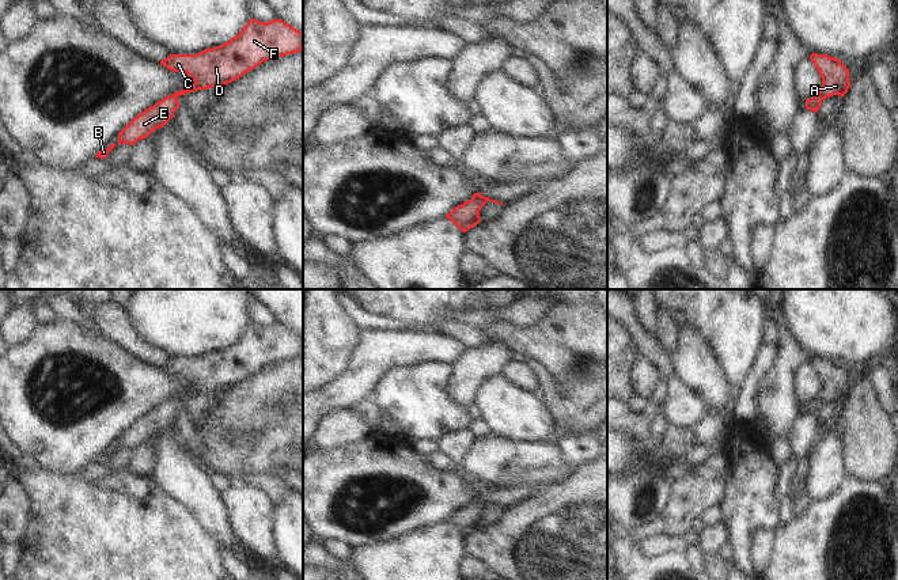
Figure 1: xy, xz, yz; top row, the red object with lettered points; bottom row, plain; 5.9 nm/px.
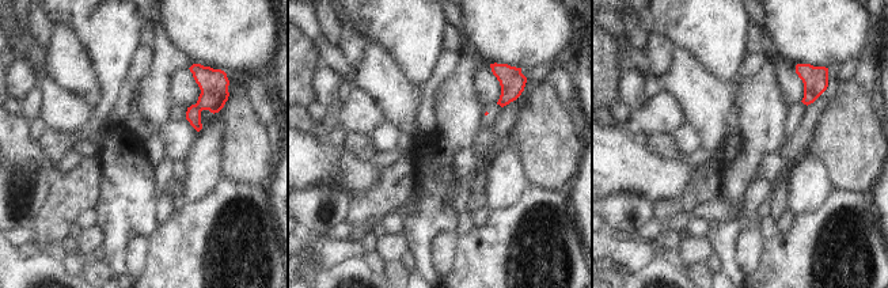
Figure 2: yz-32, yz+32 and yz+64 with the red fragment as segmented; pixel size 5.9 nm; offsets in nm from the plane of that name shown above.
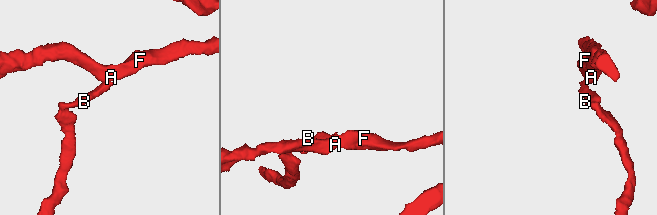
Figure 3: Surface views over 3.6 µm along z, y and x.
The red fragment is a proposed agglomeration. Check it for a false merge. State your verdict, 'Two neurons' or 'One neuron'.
Two neurons.

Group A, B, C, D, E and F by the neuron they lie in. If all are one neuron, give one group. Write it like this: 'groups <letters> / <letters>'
groups A C D F / B E

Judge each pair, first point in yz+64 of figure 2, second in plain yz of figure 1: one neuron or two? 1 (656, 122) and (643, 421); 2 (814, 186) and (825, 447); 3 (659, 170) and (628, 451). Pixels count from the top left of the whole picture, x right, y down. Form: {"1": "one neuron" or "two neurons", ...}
{"1": "two neurons", "2": "one neuron", "3": "one neuron"}

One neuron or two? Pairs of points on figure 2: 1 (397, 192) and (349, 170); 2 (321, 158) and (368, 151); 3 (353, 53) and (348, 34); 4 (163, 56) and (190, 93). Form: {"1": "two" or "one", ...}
{"1": "two", "2": "two", "3": "one", "4": "two"}

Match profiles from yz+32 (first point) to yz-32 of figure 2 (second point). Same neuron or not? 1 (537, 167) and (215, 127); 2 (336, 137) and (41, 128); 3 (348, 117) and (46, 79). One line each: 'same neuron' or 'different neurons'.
1: different neurons
2: same neuron
3: same neuron

